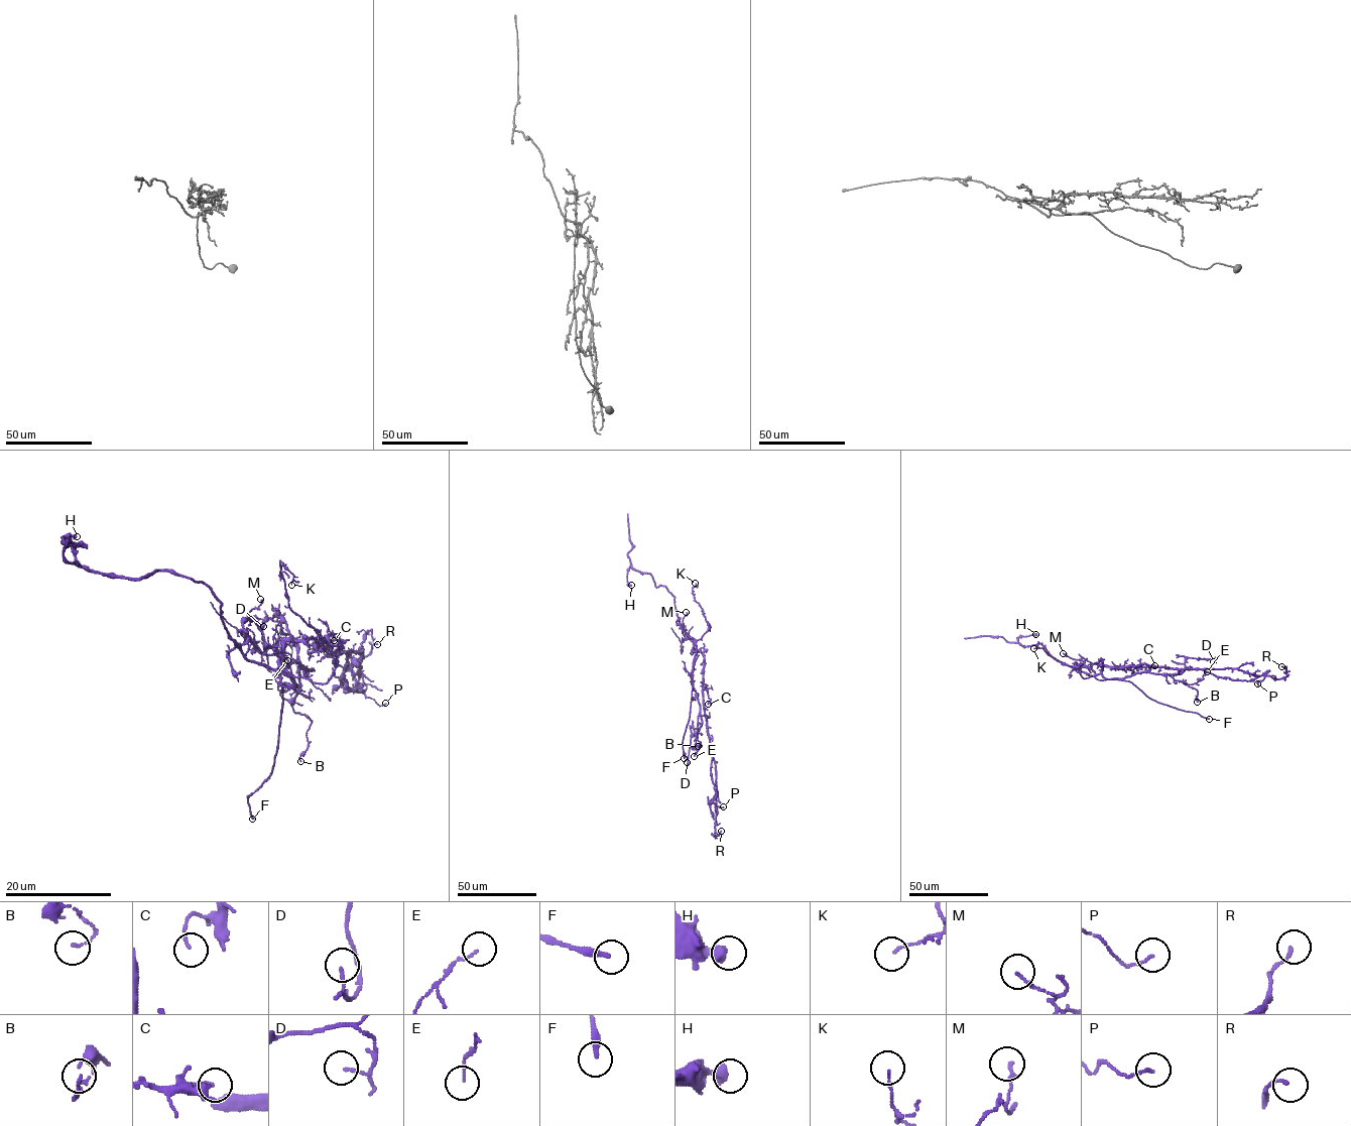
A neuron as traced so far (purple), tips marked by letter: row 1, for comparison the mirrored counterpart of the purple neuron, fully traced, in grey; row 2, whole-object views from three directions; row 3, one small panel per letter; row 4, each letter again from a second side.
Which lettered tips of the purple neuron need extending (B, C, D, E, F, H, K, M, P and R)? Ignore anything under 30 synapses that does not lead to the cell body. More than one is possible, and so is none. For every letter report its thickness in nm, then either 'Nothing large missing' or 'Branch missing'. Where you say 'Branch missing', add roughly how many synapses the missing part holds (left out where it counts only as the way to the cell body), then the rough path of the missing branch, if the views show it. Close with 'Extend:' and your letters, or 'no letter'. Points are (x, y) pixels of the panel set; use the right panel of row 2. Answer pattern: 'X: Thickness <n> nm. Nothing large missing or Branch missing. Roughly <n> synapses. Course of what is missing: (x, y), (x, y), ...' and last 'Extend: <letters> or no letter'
B: Thickness 100 nm. Nothing large missing
C: Thickness 110 nm. Nothing large missing
D: Thickness 110 nm. Nothing large missing
E: Thickness 90 nm. Nothing large missing
F: Thickness 280 nm. Branch missing. Course of what is missing: (1209, 719), (1258, 733)
H: Thickness 480 nm. Nothing large missing
K: Thickness 80 nm. Nothing large missing
M: Thickness 130 nm. Nothing large missing
P: Thickness 110 nm. Nothing large missing
R: Thickness 140 nm. Nothing large missing
Extend: F

